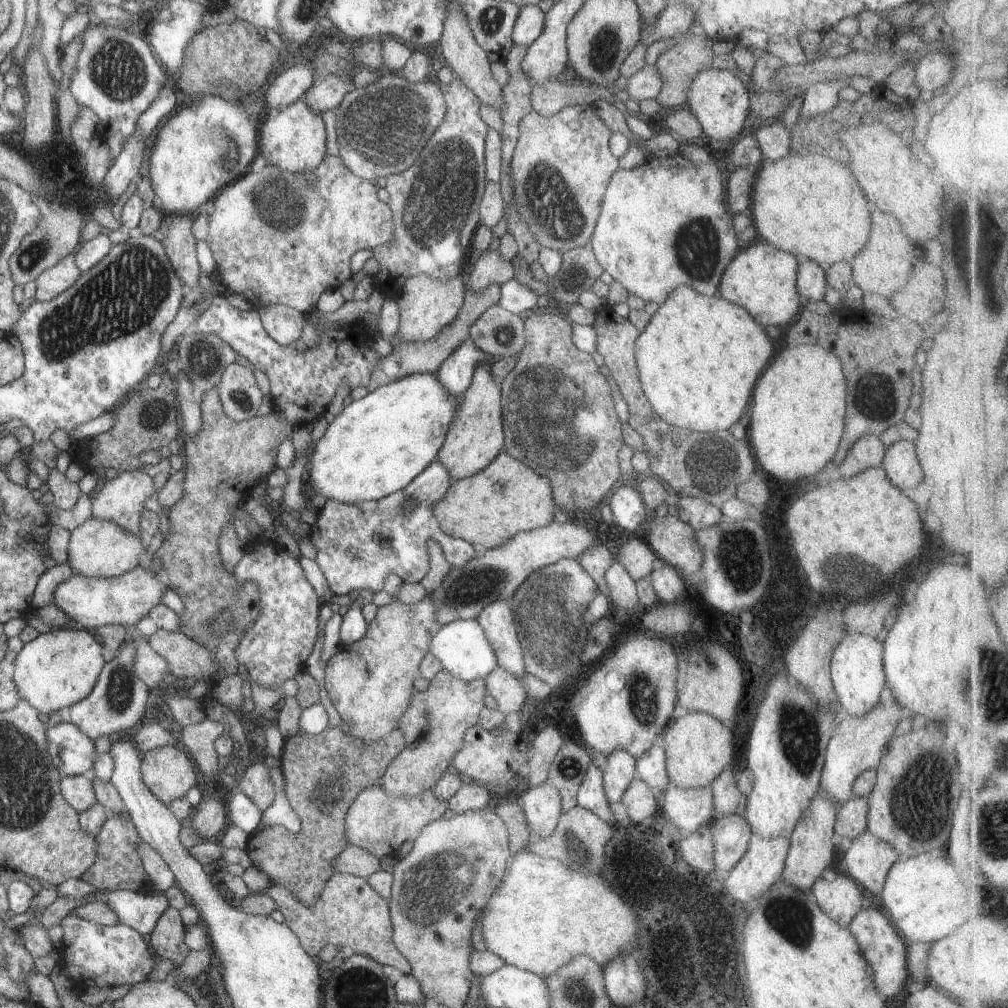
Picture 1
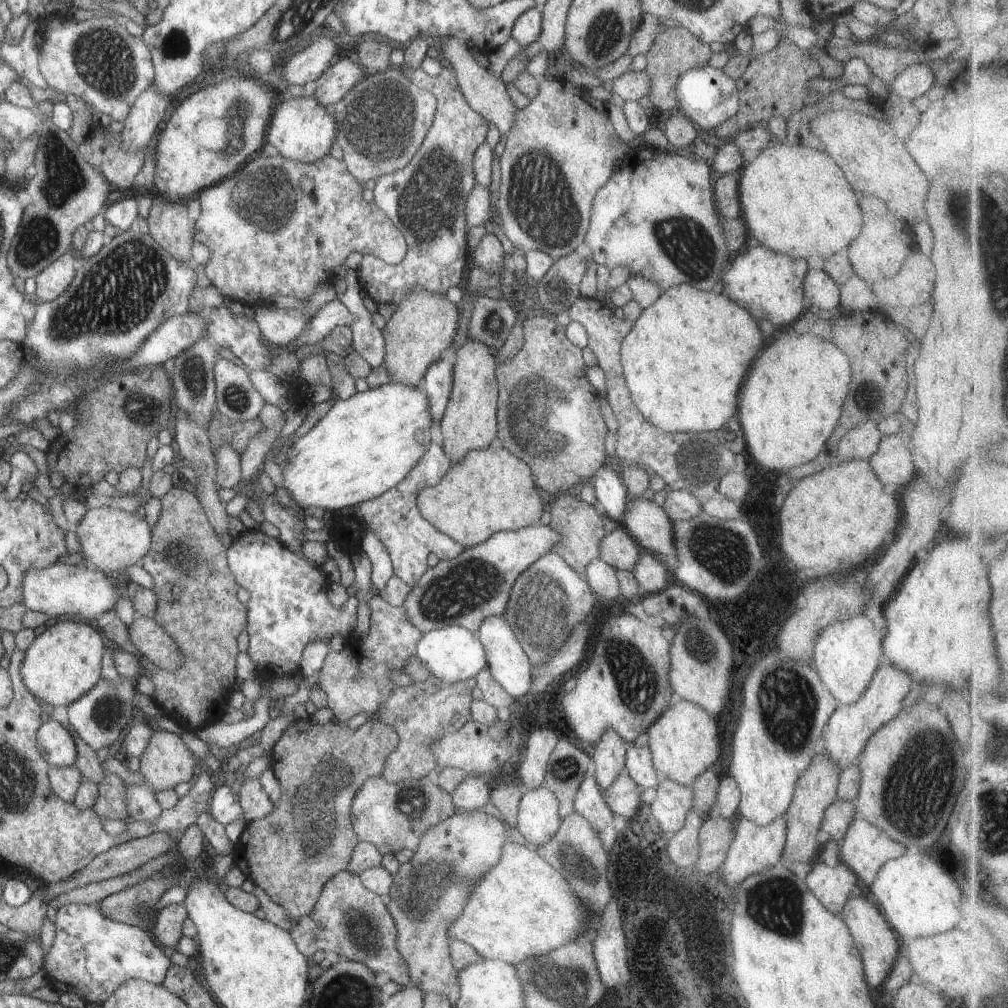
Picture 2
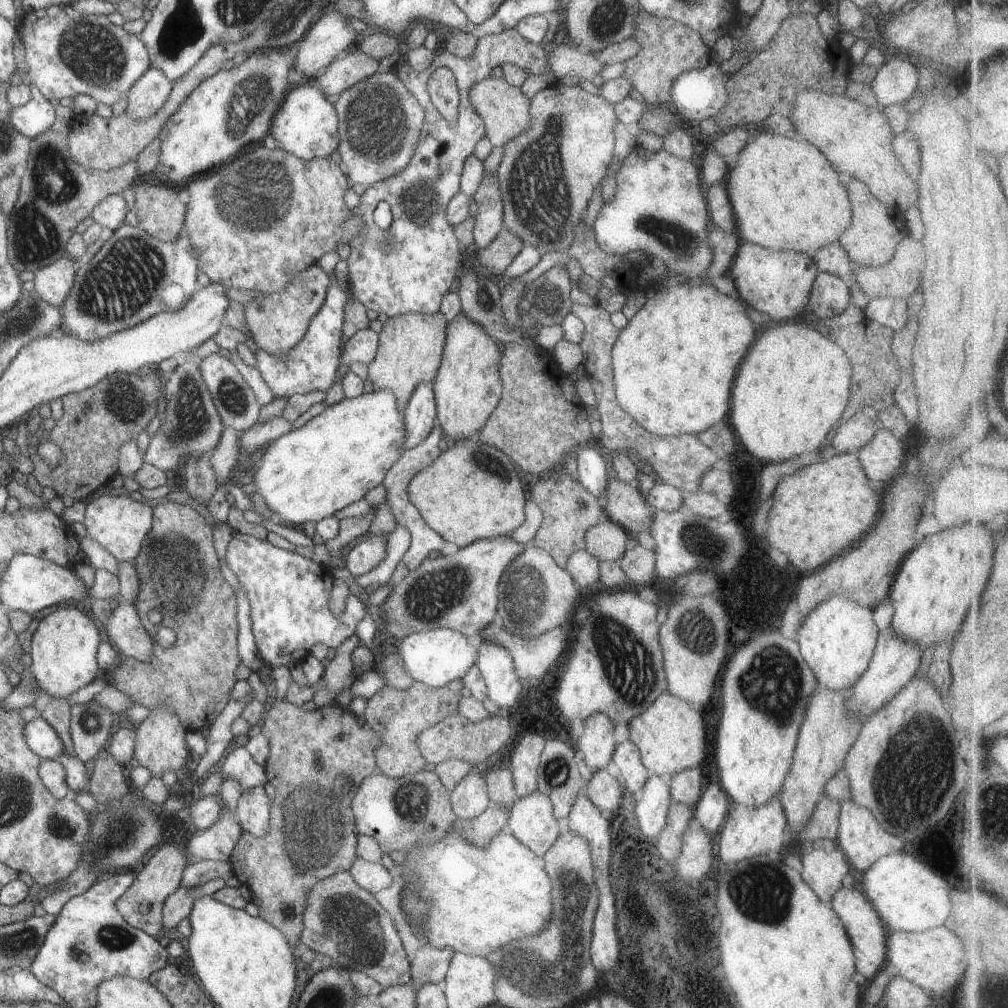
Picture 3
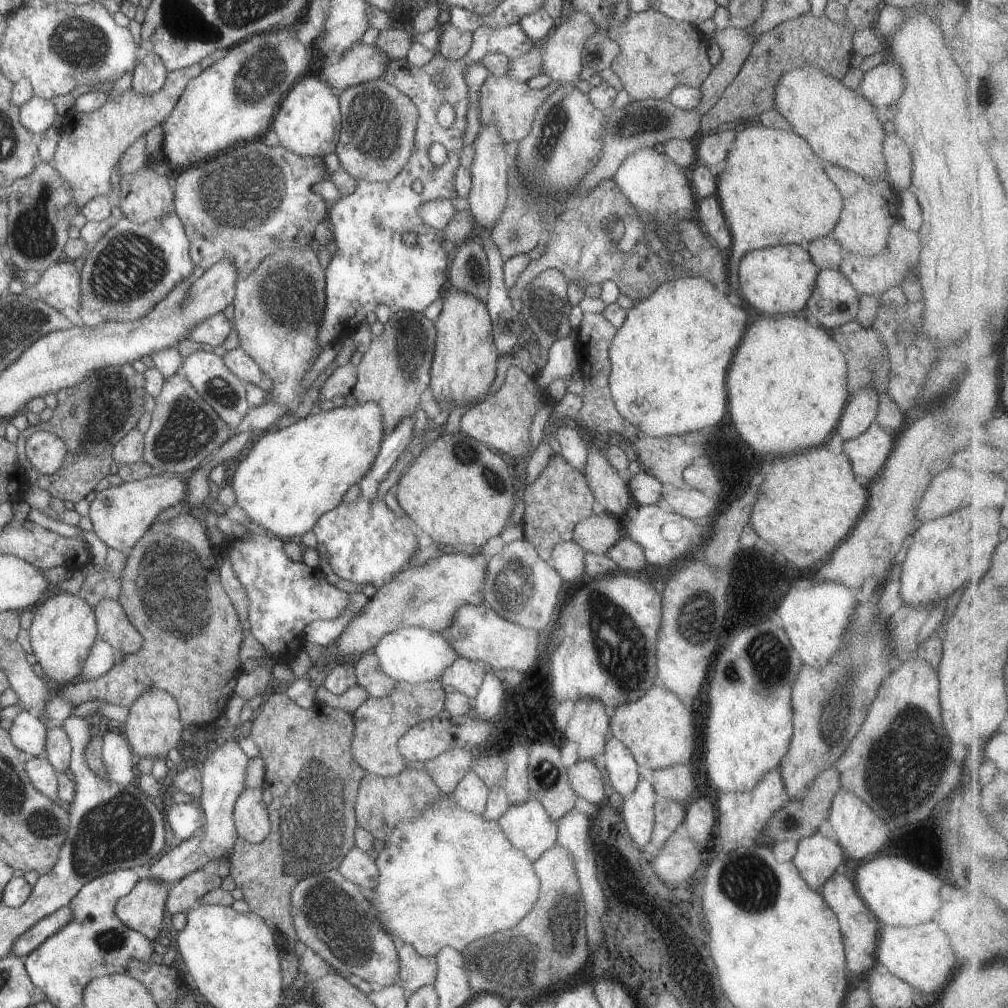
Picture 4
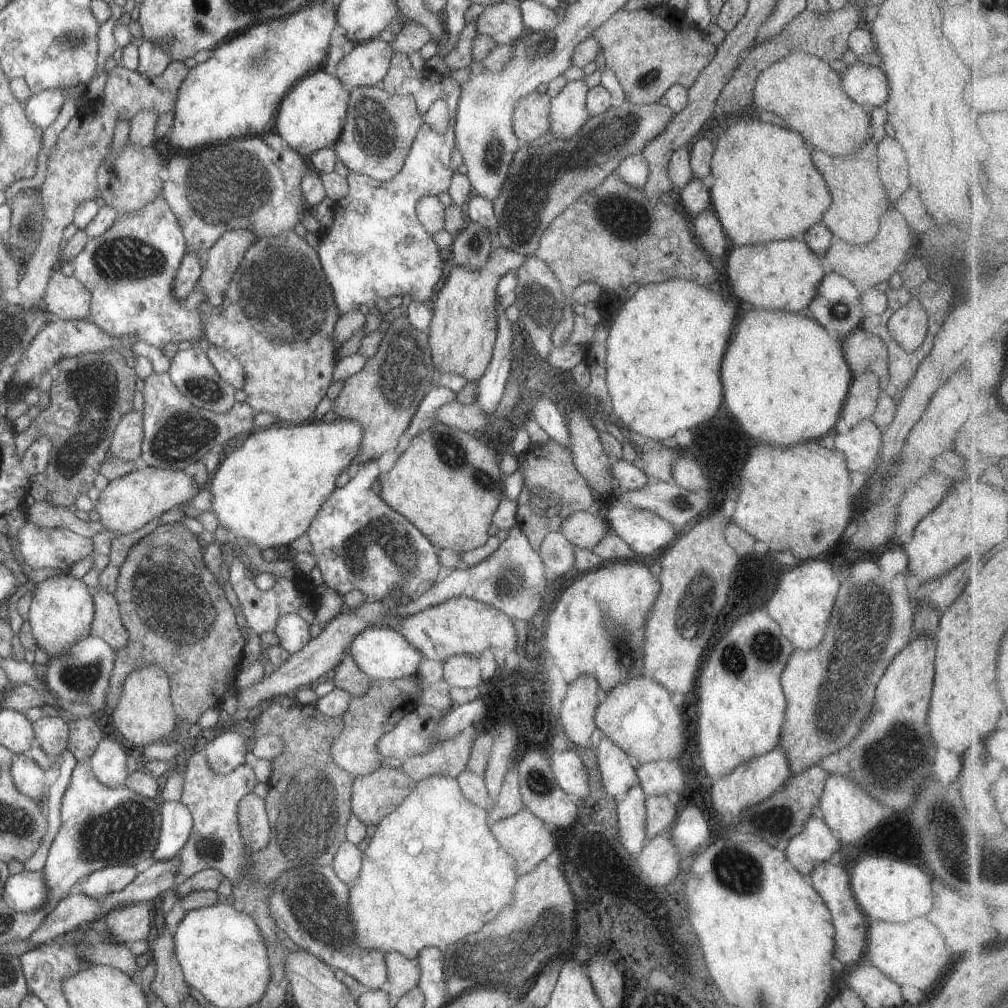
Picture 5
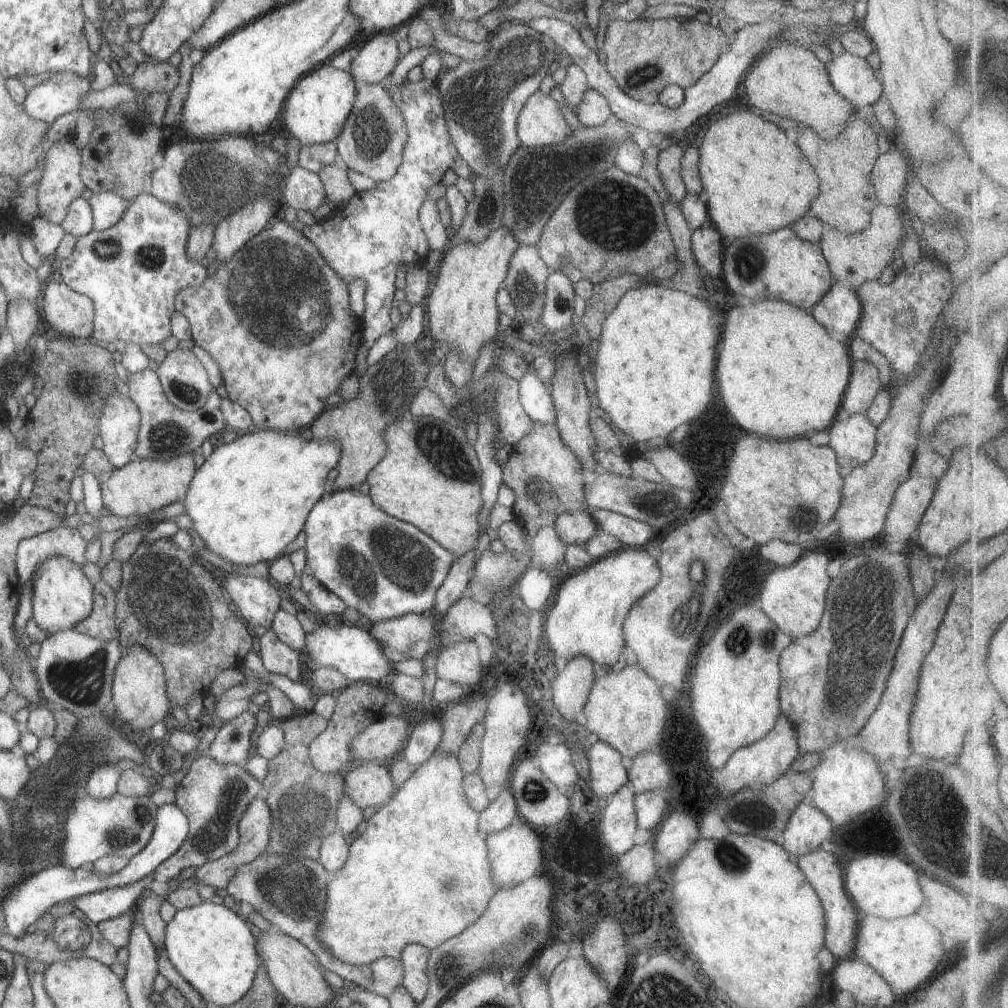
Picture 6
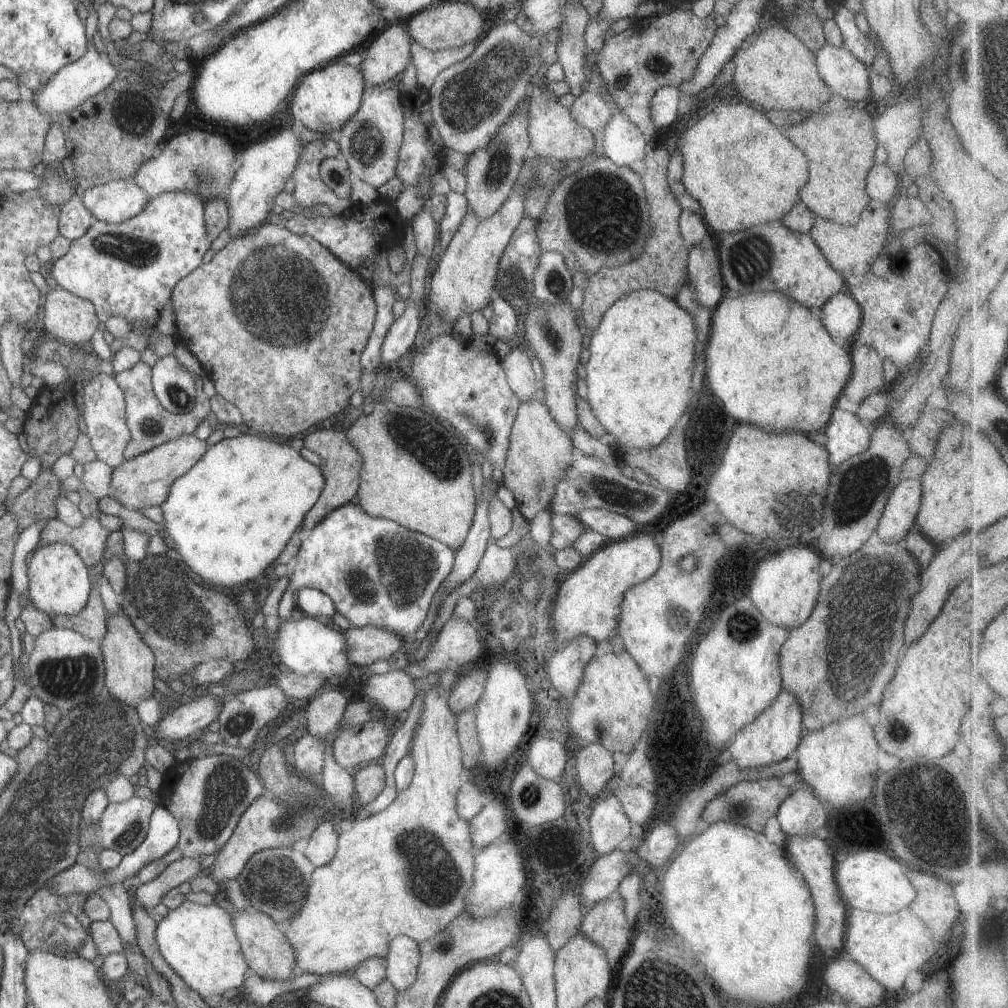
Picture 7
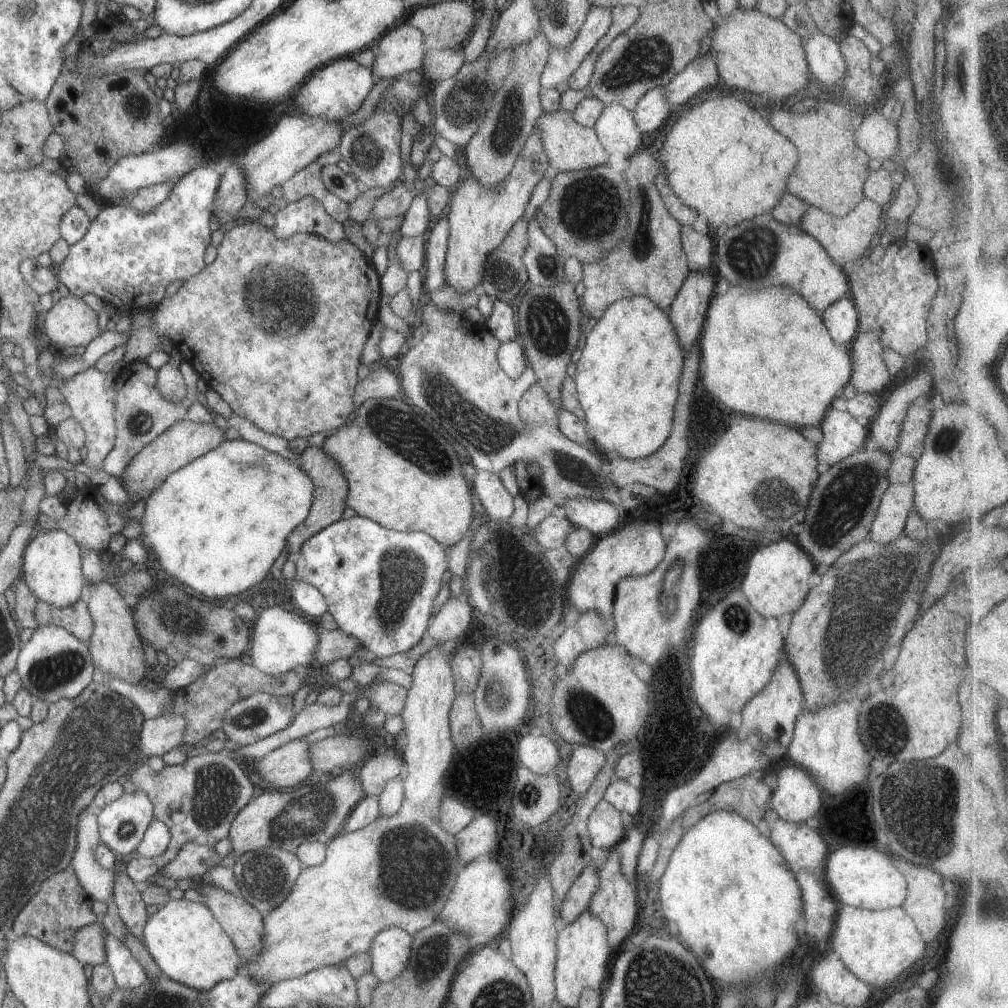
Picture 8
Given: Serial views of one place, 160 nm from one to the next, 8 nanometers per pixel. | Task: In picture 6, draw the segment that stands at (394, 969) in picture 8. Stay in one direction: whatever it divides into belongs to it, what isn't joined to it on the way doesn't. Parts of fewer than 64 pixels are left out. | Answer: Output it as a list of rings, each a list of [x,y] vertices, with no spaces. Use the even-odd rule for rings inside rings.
[[[412,943],[406,945],[401,952],[404,978],[402,986],[420,1003],[426,998],[429,989],[428,963],[431,949],[424,945]]]

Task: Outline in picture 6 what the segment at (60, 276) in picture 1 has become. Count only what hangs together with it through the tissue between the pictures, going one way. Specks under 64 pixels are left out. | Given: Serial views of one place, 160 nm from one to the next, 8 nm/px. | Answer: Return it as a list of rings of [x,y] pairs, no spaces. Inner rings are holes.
[[[64,281],[46,284],[42,296],[42,317],[63,337],[90,340],[95,317],[94,303],[86,295],[73,291]]]

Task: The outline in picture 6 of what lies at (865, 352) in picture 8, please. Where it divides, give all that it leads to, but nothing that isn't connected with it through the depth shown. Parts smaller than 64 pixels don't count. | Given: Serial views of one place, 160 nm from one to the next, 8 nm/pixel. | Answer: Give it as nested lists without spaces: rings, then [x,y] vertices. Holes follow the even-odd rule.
[[[852,361],[847,390],[841,400],[841,409],[850,415],[866,415],[875,396],[885,386],[879,370],[866,361]]]

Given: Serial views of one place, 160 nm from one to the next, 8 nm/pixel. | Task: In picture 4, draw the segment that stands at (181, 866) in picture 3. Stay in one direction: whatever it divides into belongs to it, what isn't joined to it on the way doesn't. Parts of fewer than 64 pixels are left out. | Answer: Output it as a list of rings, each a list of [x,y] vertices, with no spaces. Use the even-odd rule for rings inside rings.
[[[152,877],[140,879],[126,896],[116,901],[114,912],[131,929],[156,941],[163,934],[162,920],[171,886]]]

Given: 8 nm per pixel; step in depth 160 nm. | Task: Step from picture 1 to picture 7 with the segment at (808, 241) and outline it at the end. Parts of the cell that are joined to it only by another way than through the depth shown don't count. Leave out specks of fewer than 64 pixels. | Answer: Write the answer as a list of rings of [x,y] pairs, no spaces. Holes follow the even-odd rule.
[[[720,104],[716,112],[708,112],[700,122],[690,126],[677,146],[683,158],[683,183],[686,190],[703,206],[702,217],[710,230],[721,236],[759,224],[781,221],[786,212],[800,200],[798,192],[808,182],[806,156],[782,136],[782,132],[766,118],[766,113],[748,104]]]

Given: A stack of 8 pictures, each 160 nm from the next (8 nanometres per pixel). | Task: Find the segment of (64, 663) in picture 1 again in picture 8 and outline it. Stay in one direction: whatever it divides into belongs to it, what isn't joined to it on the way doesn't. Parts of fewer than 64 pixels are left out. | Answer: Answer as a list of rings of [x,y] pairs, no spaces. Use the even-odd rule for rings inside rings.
[[[37,527],[23,554],[22,579],[38,601],[66,608],[78,602],[84,588],[80,545],[62,530]]]

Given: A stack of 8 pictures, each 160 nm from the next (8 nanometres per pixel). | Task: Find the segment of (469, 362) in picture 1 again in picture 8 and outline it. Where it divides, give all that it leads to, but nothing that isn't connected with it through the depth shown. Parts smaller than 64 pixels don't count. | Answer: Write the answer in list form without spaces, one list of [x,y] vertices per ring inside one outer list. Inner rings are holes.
[[[356,515],[329,524],[306,540],[298,551],[294,580],[318,588],[338,628],[354,636],[378,658],[392,656],[397,652],[408,652],[427,638],[429,620],[433,616],[432,602],[440,590],[442,576],[448,570],[447,552],[443,544],[425,532],[398,532]]]

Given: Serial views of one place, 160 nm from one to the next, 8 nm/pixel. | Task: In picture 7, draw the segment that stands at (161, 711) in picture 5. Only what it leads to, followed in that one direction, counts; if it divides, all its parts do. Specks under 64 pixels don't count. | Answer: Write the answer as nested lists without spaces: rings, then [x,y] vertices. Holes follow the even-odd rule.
[[[121,610],[108,618],[108,632],[100,641],[105,659],[106,696],[116,701],[124,701],[128,706],[136,708],[139,702],[152,697],[154,692],[154,655],[152,650],[142,642],[140,634],[132,626],[132,622],[122,614]]]

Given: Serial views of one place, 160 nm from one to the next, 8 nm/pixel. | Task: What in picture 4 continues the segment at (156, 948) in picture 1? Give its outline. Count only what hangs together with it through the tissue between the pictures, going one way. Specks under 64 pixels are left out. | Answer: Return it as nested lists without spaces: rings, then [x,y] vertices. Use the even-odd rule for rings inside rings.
[[[203,869],[187,874],[172,884],[165,902],[166,912],[173,915],[196,908],[207,892],[220,887],[222,879],[215,873],[206,873]]]

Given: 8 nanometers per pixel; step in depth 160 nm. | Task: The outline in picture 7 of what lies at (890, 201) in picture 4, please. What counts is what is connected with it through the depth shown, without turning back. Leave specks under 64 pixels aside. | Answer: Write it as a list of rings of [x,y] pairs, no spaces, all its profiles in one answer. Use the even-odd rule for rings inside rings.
[[[838,103],[834,106],[824,106],[804,119],[796,126],[786,130],[786,136],[806,152],[810,162],[810,182],[800,192],[802,202],[818,216],[834,221],[840,225],[855,225],[861,217],[862,211],[871,201],[866,192],[868,171],[875,165],[874,151],[878,148],[874,130],[874,114],[868,105],[850,105]]]

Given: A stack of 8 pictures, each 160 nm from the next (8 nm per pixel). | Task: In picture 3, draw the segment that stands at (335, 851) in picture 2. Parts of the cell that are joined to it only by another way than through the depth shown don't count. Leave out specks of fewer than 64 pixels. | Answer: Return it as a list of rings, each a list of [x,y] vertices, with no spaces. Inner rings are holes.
[[[276,700],[272,705],[261,727],[261,733],[269,739],[269,760],[264,768],[269,783],[277,788],[272,799],[269,830],[263,837],[243,831],[232,851],[229,863],[233,876],[247,886],[252,892],[252,897],[258,900],[259,916],[283,932],[290,946],[295,947],[299,944],[303,931],[303,912],[307,907],[311,888],[326,877],[340,871],[348,871],[357,859],[360,834],[357,832],[355,818],[350,812],[350,800],[363,779],[381,772],[375,756],[381,736],[370,725],[360,724],[357,716],[342,705],[331,703],[330,706],[305,711],[286,700]],[[346,786],[350,792],[340,796],[338,792]]]

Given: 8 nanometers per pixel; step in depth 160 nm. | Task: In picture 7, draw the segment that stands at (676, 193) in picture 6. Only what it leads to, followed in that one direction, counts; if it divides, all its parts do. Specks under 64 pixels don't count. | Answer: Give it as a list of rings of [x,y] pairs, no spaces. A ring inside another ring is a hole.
[[[666,148],[650,149],[644,157],[645,168],[640,175],[645,188],[647,203],[650,205],[652,232],[644,245],[642,254],[634,261],[624,263],[618,267],[601,268],[589,278],[588,285],[583,289],[583,304],[579,311],[590,330],[596,330],[603,314],[621,296],[630,294],[638,289],[652,289],[674,299],[681,284],[686,281],[687,258],[690,246],[679,229],[679,216],[683,208],[668,182],[668,167],[671,161],[671,151]]]

